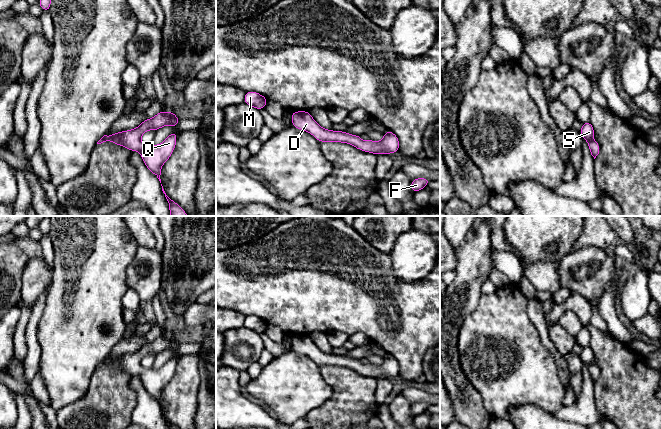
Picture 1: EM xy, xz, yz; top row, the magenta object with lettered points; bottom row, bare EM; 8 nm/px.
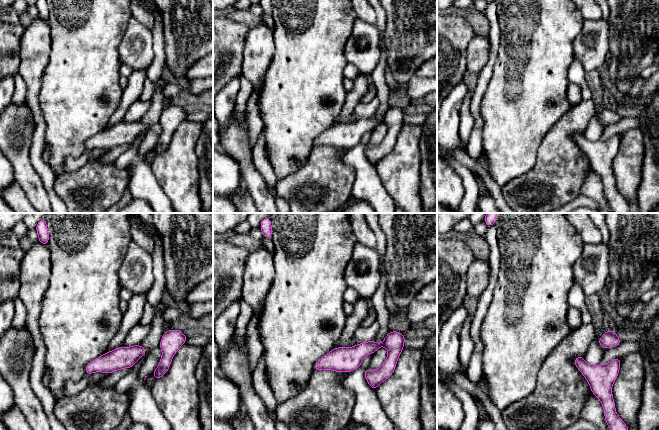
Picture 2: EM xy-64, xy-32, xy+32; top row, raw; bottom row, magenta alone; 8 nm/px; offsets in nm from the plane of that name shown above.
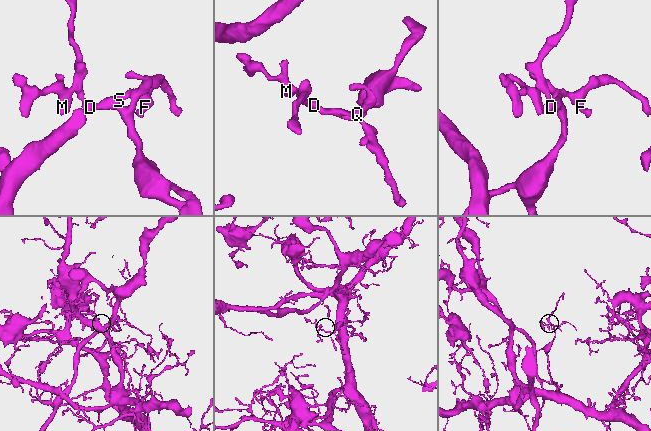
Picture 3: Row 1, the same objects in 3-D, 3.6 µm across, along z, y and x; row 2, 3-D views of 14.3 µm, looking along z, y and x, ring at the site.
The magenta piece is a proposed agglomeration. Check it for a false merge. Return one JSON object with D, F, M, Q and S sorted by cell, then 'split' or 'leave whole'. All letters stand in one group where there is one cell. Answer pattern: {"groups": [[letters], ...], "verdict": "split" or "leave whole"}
{"groups": [["D", "F", "M", "Q", "S"]], "verdict": "leave whole"}

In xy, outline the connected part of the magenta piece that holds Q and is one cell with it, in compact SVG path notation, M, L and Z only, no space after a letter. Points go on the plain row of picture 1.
M160 335L158 338L156 338L154 341L152 341L151 343L146 343L144 344L137 352L132 353L132 354L126 354L126 355L121 355L121 356L117 356L115 358L112 359L104 359L98 366L97 368L101 368L103 366L106 365L110 365L113 366L114 368L120 369L125 371L126 373L130 374L130 375L138 375L145 387L145 390L159 403L160 407L161 407L161 403L160 403L160 399L161 399L161 392L163 390L163 388L170 382L170 380L172 379L174 372L176 370L176 364L177 364L177 356L173 356L171 357L161 368L159 369L146 369L143 368L141 366L141 360L147 355L147 354L153 354L156 355L159 352L162 352L163 350L171 350L171 351L175 351L177 350L179 347L179 342L176 340L176 338L172 337L171 335L165 336L165 335Z

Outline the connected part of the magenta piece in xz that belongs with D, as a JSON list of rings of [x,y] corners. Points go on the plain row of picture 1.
[[[297,335],[291,337],[292,350],[304,354],[313,359],[319,366],[341,366],[347,367],[355,372],[372,378],[390,378],[399,375],[399,363],[391,355],[386,355],[380,366],[364,365],[359,359],[348,358],[345,355],[334,355],[322,352],[310,339],[308,335]]]

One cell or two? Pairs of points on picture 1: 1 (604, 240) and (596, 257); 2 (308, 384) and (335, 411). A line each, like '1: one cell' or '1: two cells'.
1: two cells
2: two cells

